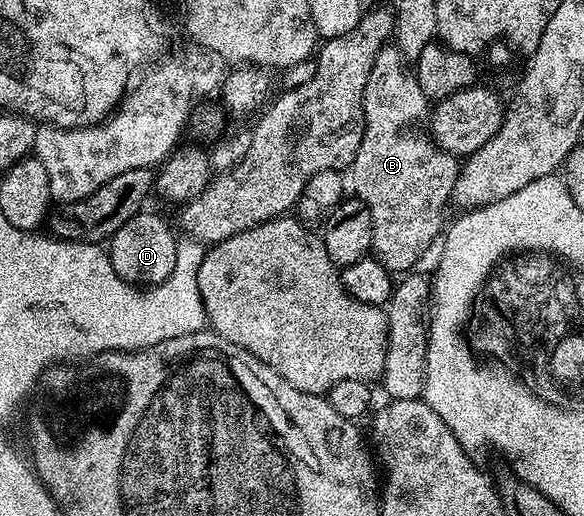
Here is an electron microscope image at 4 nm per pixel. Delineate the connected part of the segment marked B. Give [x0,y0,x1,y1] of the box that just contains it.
[351,43,461,275]

